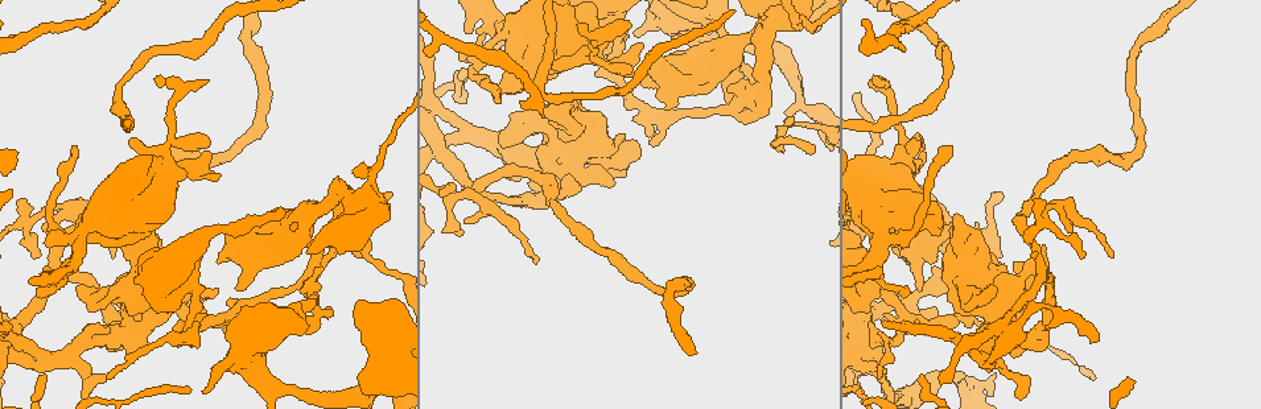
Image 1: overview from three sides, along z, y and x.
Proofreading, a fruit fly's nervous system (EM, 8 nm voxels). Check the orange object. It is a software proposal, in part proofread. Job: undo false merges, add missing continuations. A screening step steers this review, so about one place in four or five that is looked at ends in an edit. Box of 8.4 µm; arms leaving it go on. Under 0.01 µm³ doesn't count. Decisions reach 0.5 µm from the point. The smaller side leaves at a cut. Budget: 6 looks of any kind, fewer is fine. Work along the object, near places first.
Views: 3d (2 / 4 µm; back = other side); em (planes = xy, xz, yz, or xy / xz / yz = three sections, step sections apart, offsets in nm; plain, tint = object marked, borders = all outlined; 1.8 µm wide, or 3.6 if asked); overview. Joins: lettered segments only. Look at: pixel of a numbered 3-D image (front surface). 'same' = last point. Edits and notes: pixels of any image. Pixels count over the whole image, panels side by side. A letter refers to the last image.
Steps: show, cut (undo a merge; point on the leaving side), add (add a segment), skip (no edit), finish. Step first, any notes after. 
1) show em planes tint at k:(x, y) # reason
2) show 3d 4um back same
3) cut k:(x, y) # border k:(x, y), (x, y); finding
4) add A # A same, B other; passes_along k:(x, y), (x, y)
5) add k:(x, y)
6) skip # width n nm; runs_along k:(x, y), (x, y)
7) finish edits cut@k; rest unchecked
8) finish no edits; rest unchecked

show em xz step 16 plain at 1:(193, 317) # sharp bend

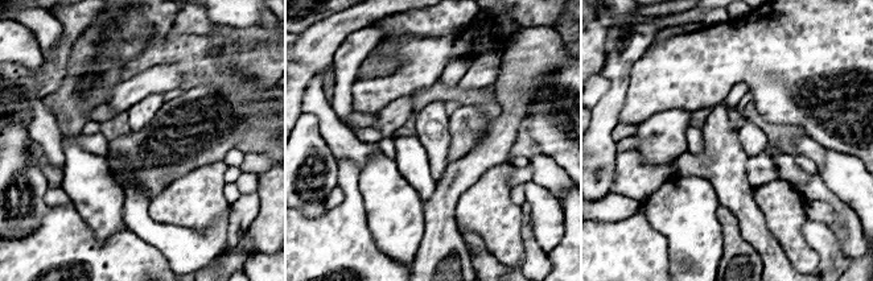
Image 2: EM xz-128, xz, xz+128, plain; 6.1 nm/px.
show em xz step 16 borders same

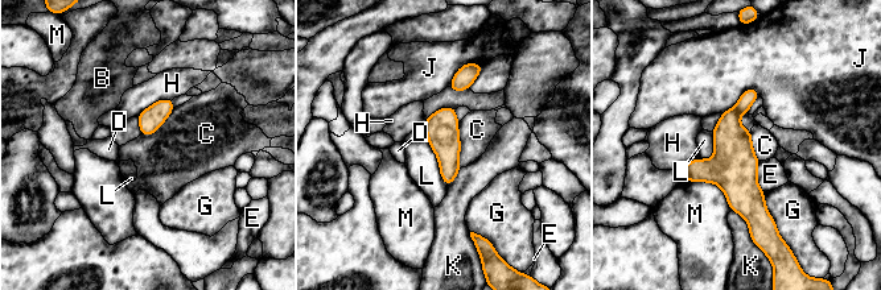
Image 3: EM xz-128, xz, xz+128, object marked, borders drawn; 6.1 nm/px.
skip # width 60 nm; B other, C other, D other, E other, G other, H other, J other, K other, L other, M other; runs_along 3:(752, 91), (733, 115), (733, 157), (754, 220); one neuron here

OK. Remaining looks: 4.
show em 3.6um planes tint at 1:(731, 108) # four-way junction

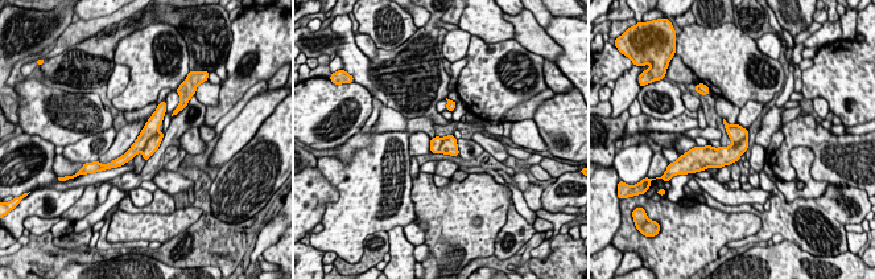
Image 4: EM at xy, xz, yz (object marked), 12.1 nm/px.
show em 3.6um planes borders same # see the neighbours

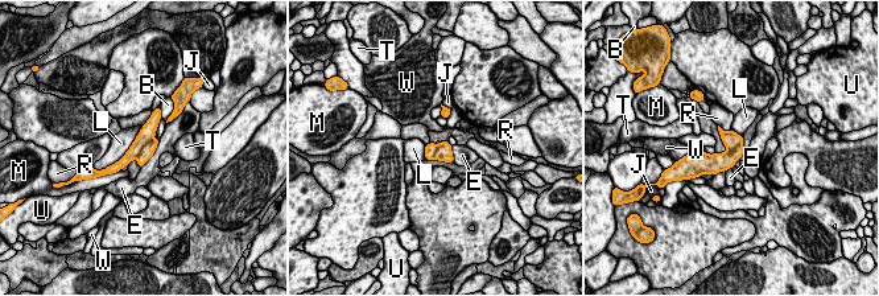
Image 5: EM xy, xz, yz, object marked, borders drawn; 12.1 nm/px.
skip # B other, E other, J other, L other, M other, R other, T other, U other, W other; runs_along 5:(157, 115), (145, 139), (111, 169); continuous, no second neuron

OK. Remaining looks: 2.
finish no edits; rest unchecked

